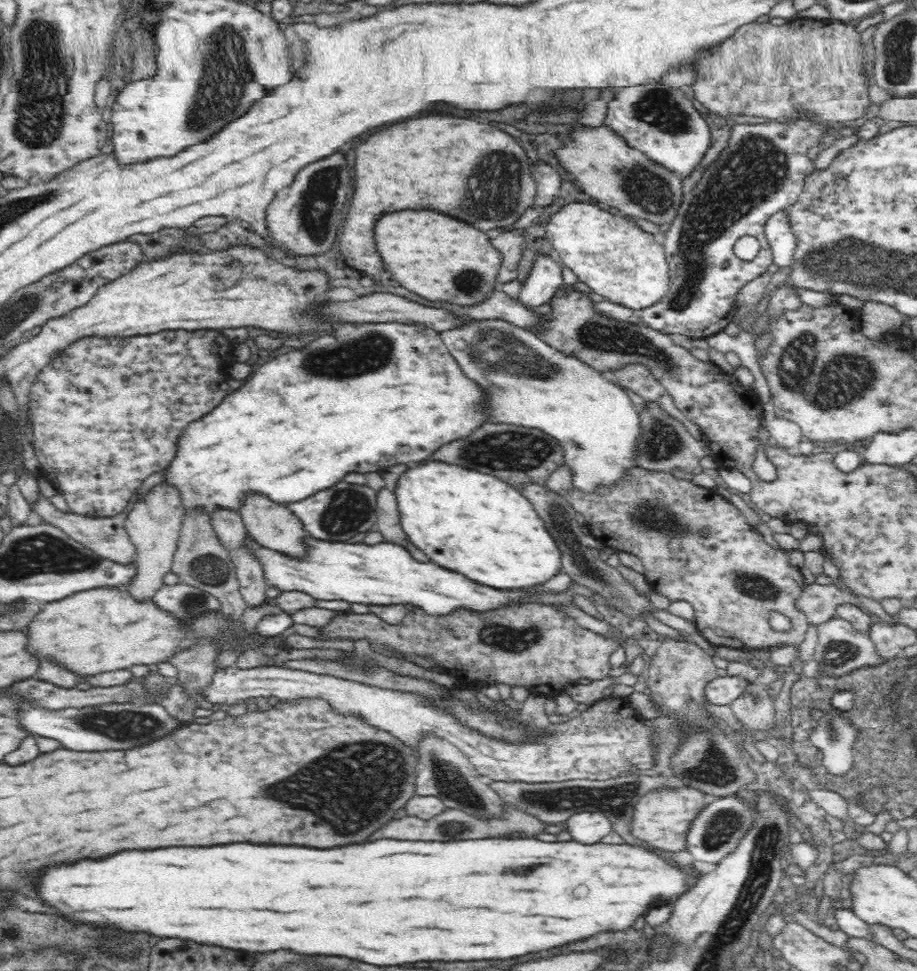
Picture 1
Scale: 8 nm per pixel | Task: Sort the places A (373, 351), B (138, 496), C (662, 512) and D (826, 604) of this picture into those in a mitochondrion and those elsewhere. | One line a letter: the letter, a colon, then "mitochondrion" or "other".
A: mitochondrion
B: other
C: mitochondrion
D: other

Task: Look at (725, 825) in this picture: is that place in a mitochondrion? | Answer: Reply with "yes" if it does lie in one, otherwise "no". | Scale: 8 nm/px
yes

